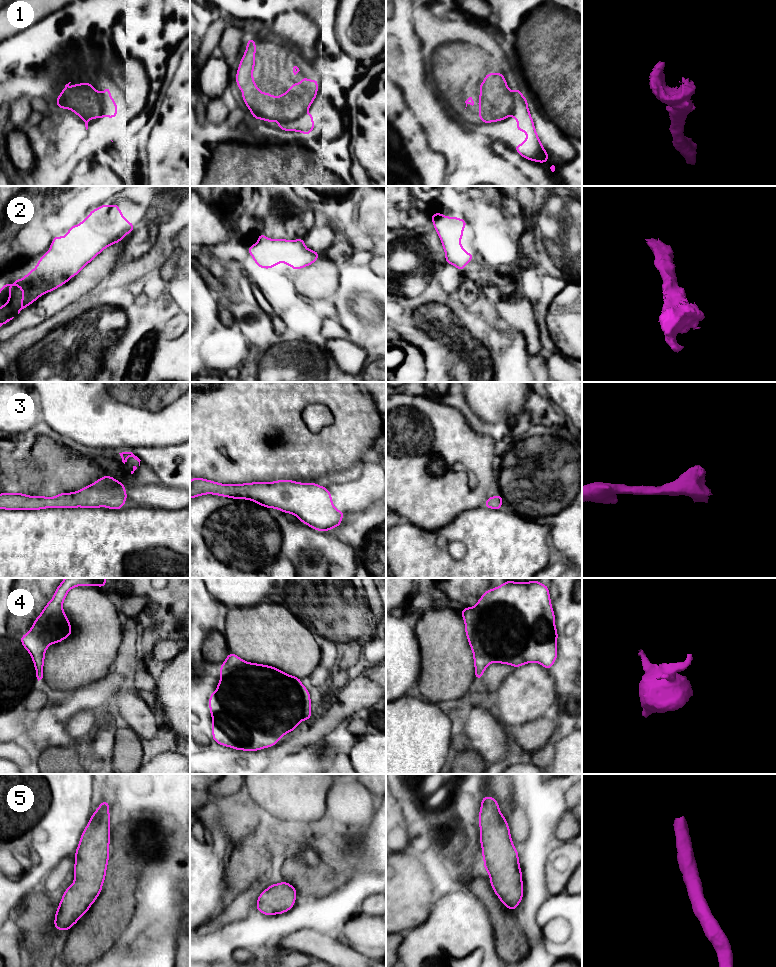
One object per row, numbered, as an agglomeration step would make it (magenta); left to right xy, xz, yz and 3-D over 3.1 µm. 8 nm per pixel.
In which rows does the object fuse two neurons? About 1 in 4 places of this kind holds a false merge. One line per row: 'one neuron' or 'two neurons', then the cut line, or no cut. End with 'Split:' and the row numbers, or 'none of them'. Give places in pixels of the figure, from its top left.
1: one neuron; no cut
2: one neuron; no cut
3: one neuron; no cut
4: one neuron; no cut
5: one neuron; no cut
Split: none of them

